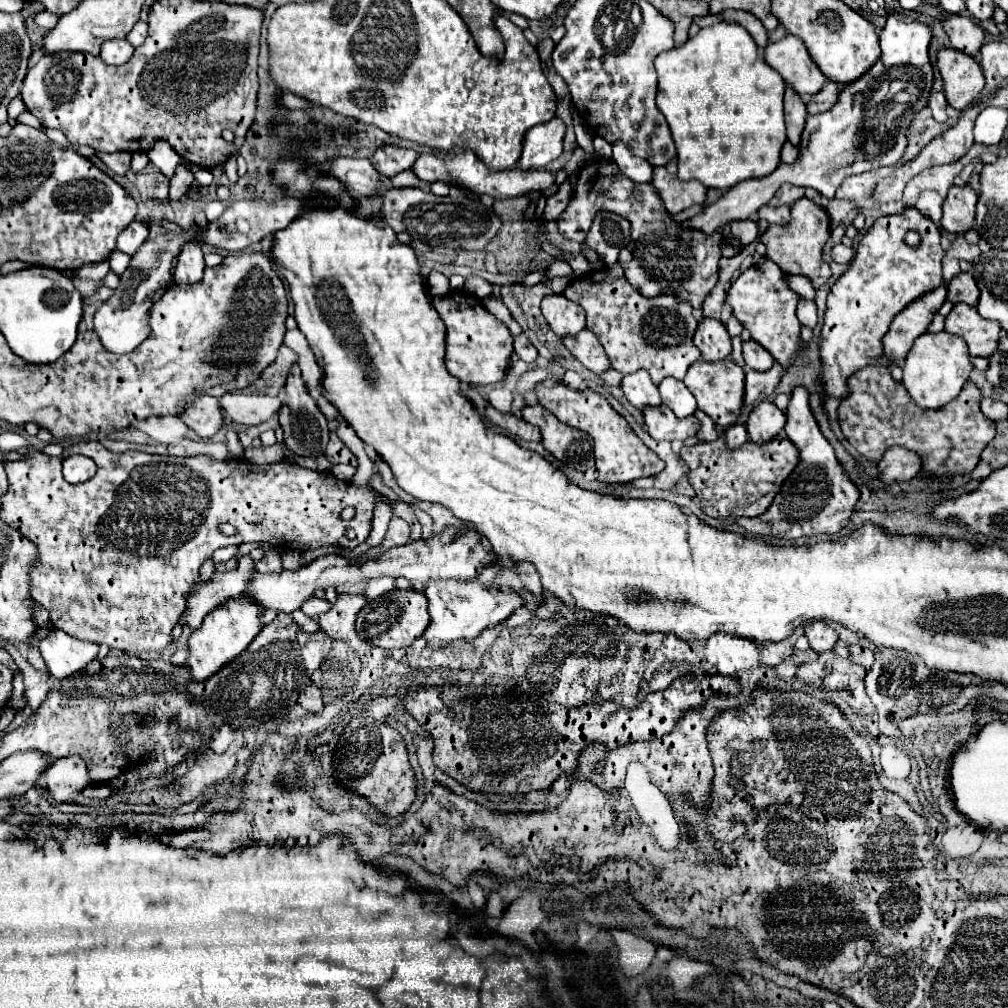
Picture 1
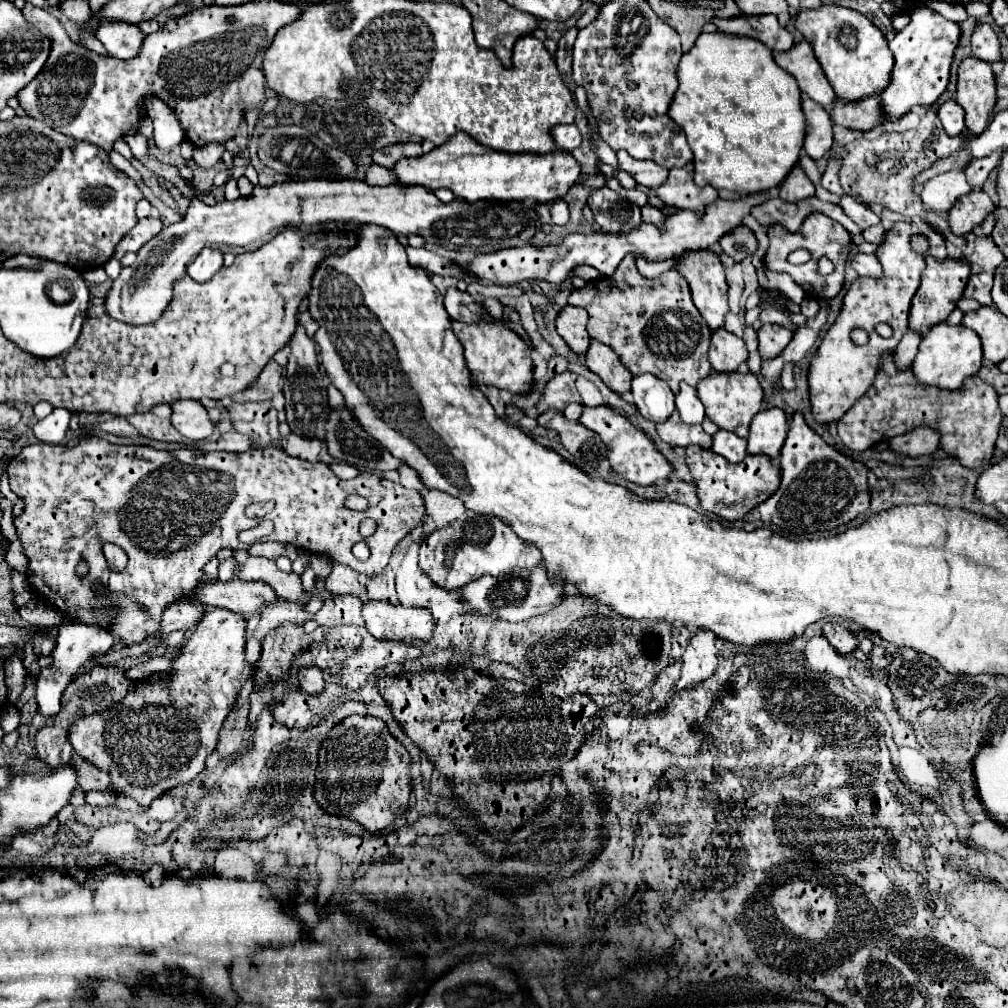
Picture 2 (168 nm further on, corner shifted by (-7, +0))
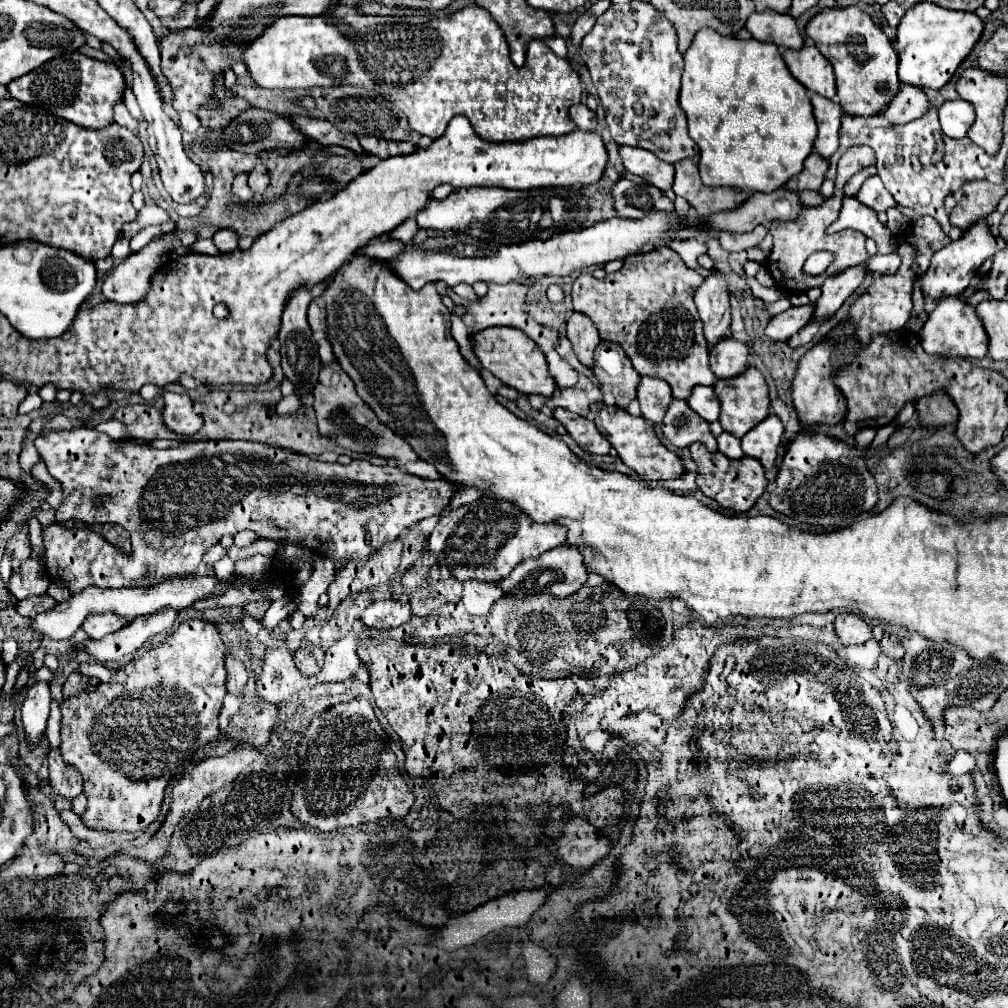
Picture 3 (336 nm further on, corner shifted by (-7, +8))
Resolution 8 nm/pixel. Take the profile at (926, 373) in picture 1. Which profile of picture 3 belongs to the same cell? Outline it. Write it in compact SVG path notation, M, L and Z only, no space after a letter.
M948 297L948 301L940 301L936 305L936 309L928 315L928 321L920 329L920 341L928 355L946 359L982 359L988 353L988 335L984 333L980 317L976 317L974 307L968 307L958 297Z

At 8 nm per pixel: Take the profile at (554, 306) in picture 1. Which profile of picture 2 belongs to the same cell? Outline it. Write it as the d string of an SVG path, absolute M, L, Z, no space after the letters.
M564 307L556 319L558 335L568 343L576 355L584 355L590 345L590 335L586 331L588 313L580 307Z

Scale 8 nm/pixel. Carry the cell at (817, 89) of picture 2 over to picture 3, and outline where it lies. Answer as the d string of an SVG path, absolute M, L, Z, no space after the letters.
M804 45L802 49L786 49L782 59L788 71L810 91L824 95L828 99L836 99L836 83L832 65L826 57L814 47Z

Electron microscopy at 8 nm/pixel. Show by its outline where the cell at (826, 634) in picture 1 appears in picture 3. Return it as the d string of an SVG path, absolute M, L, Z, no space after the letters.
M852 613L836 615L834 629L844 645L862 645L872 637L870 625Z

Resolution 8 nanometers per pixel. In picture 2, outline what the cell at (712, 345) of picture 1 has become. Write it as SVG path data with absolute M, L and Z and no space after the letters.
M718 329L712 333L710 341L710 365L718 373L732 373L748 359L746 343L728 333L726 329Z

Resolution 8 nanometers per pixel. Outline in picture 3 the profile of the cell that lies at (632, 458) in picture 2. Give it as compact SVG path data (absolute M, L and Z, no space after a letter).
M594 403L590 407L594 421L600 429L600 433L604 433L604 437L610 441L610 445L618 451L618 457L622 459L622 463L626 463L630 469L634 469L640 479L644 481L666 481L666 479L676 479L684 473L682 461L676 453L668 451L656 437L654 429L648 425L648 421L644 417L632 417L628 411L616 407L616 405L604 405L604 403Z

